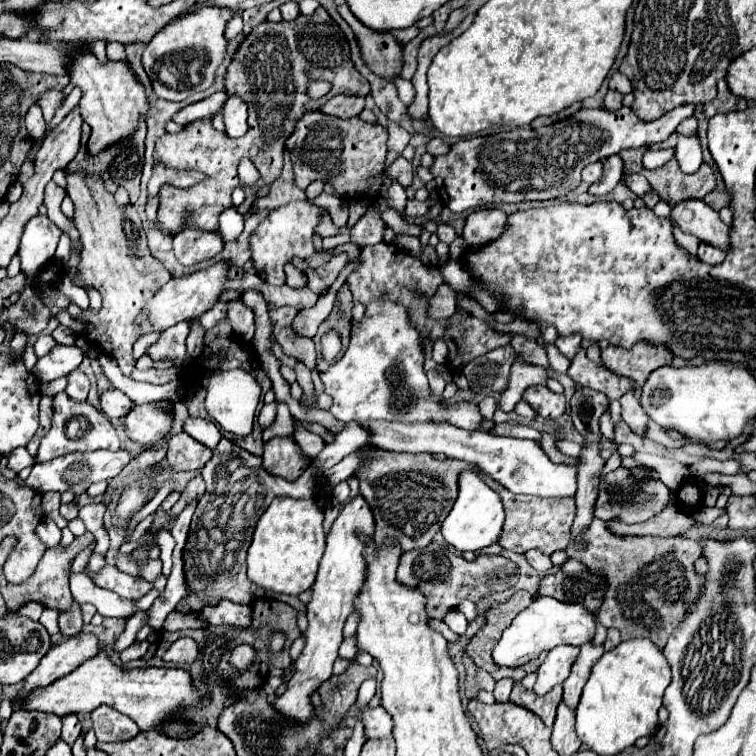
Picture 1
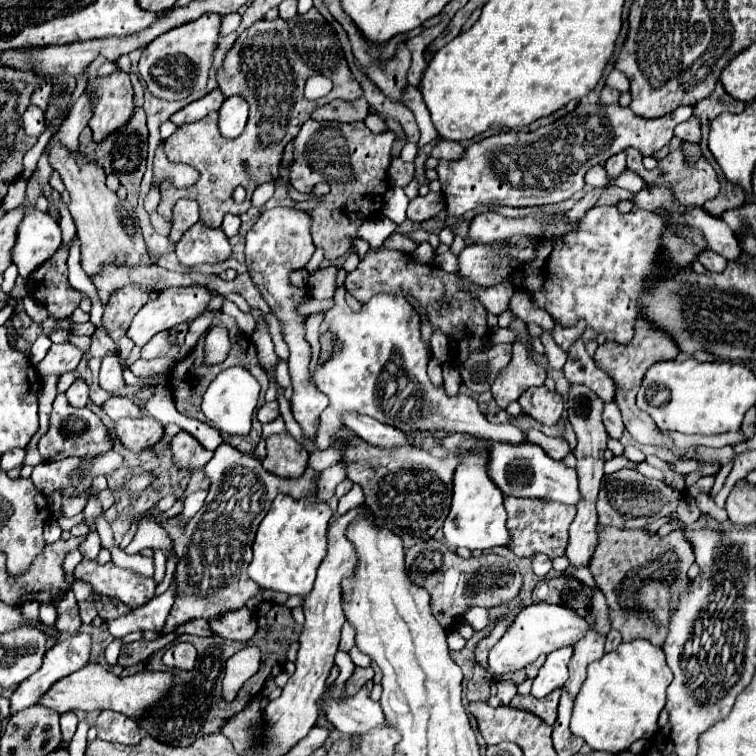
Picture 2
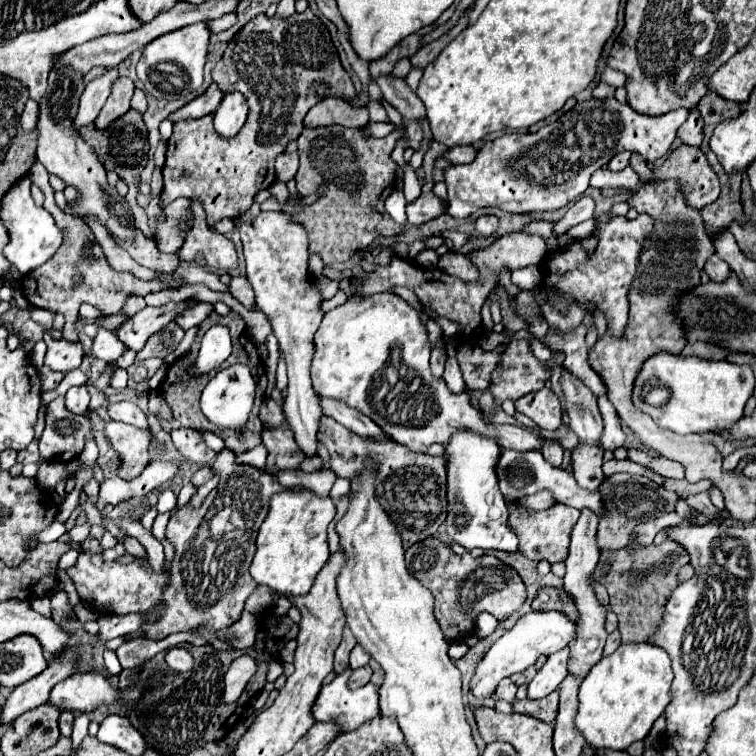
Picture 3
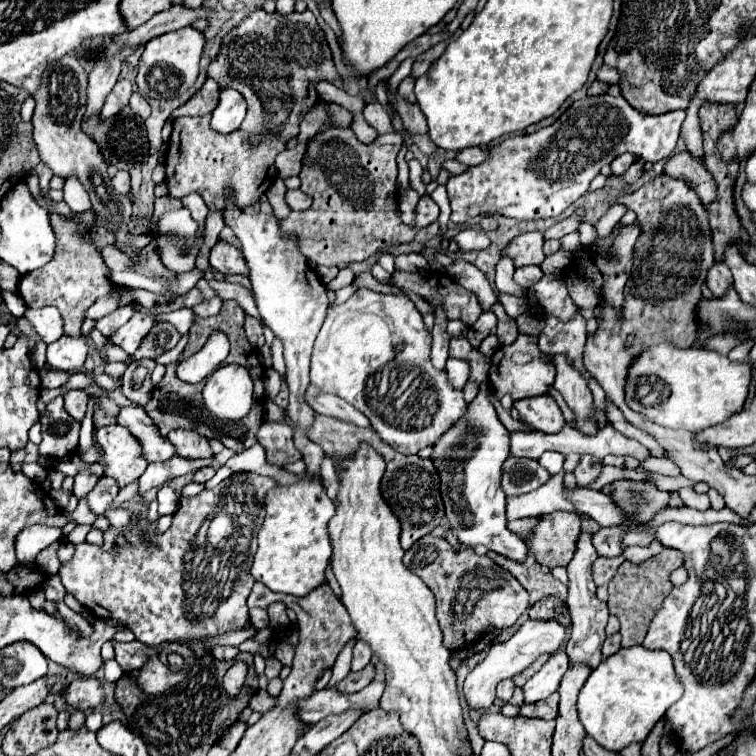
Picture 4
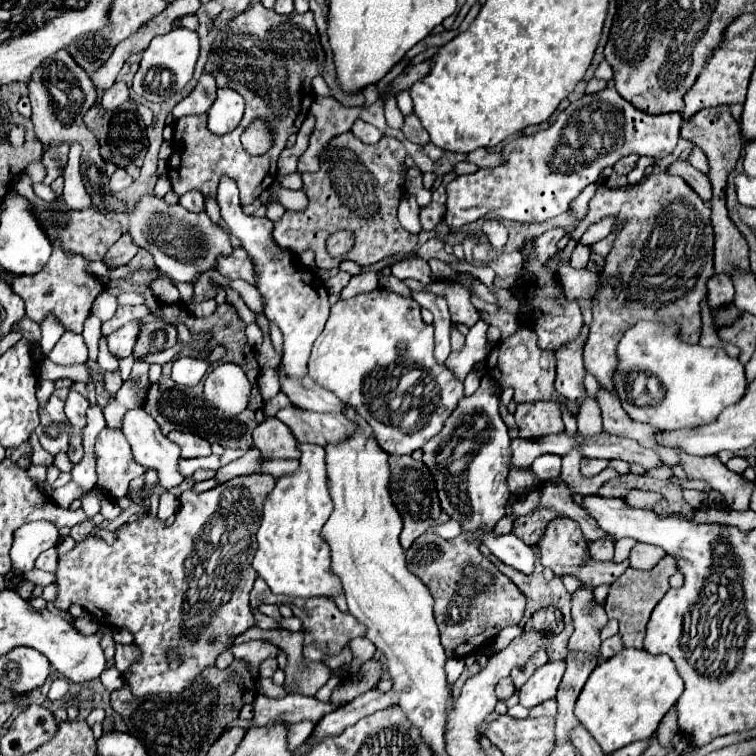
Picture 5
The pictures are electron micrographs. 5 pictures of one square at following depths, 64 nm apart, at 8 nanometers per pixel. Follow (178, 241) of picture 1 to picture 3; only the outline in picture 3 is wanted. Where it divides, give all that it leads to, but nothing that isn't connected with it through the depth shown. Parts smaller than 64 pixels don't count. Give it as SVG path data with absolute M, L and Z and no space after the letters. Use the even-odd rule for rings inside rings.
M192 200L190 210L192 210L192 216L194 216L194 226L192 226L182 250L180 250L182 260L194 262L196 254L202 252L208 260L208 266L218 268L222 272L234 270L238 266L238 256L236 256L236 248L234 248L232 240L214 232L208 226L204 208L198 200Z

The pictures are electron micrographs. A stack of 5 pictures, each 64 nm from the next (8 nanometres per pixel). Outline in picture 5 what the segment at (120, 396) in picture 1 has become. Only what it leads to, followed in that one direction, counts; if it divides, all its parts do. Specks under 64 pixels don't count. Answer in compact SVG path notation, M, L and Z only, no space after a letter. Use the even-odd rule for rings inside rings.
M134 408L128 410L124 416L124 426L122 432L126 436L126 440L132 446L132 456L138 464L144 466L144 470L156 470L158 472L158 484L164 490L172 490L178 484L182 484L184 476L178 472L178 460L180 460L180 448L176 448L176 444L172 444L158 428L156 420L152 420L152 416L148 416L142 408Z

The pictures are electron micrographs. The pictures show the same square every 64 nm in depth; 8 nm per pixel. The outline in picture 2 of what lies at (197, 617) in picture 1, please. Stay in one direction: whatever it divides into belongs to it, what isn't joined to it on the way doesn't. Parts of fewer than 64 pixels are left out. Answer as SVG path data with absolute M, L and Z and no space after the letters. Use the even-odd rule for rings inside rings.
M196 619L192 620L190 622L187 622L186 624L183 624L182 626L179 626L175 633L177 634L191 634L196 636L211 636L212 630L210 629L209 623L204 619Z

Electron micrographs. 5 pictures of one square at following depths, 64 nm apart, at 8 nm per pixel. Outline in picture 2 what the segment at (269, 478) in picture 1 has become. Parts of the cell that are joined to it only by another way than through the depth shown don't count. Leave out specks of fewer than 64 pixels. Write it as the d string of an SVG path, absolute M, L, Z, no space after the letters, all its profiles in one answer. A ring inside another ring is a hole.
M222 444L214 452L214 458L204 466L204 472L212 480L204 508L188 522L182 522L182 516L166 520L166 532L172 538L178 556L174 576L178 590L160 634L174 632L178 626L196 618L208 622L218 620L226 612L240 610L250 596L260 594L262 588L250 580L246 570L252 560L256 530L272 500L278 494L290 494L292 498L316 496L318 472L306 470L300 478L280 478L266 472L260 460L250 454L240 454L230 444Z

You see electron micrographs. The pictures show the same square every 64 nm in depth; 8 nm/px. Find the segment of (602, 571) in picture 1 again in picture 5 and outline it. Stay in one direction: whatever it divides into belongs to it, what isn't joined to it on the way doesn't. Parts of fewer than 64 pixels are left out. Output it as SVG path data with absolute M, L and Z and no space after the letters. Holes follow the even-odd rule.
M666 556L652 572L640 572L640 570L632 570L628 568L612 586L610 586L610 594L606 598L606 614L608 618L618 620L620 624L620 636L624 640L624 648L644 648L644 634L646 634L646 622L648 616L652 614L654 606L662 600L662 596L668 592L670 584L668 578L676 572L676 562L672 560L672 556Z

